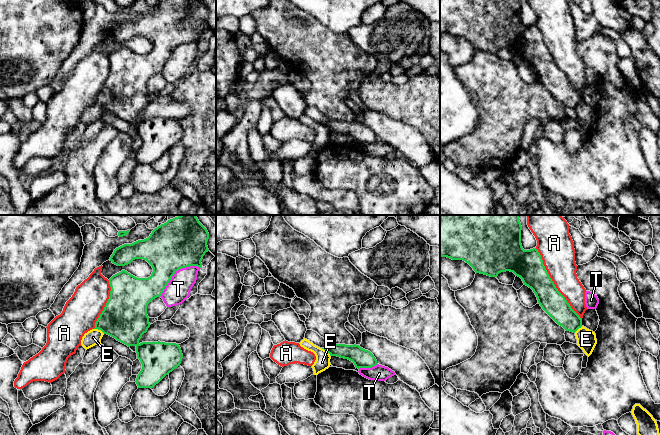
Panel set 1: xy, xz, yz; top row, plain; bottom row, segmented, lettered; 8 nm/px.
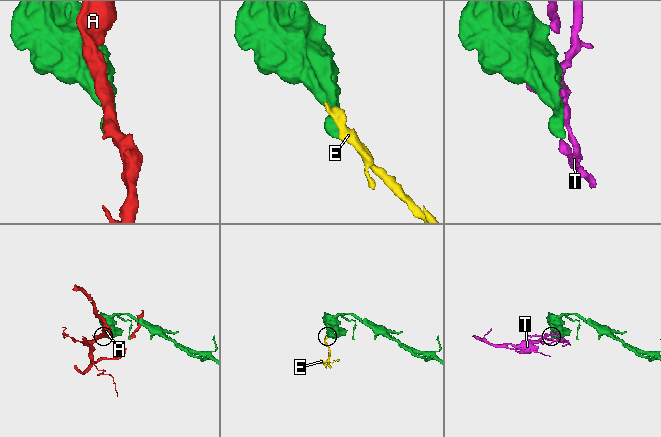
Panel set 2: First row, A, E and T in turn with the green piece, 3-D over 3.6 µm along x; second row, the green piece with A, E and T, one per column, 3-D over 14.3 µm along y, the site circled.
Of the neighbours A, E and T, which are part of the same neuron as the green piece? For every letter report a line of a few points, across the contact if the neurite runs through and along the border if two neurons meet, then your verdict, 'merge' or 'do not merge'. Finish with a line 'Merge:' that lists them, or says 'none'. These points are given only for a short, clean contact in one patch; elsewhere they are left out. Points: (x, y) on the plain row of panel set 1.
A: do not merge
E: line xy (94, 104), (100, 105), (104, 109); do not merge
T: do not merge
Merge: none

